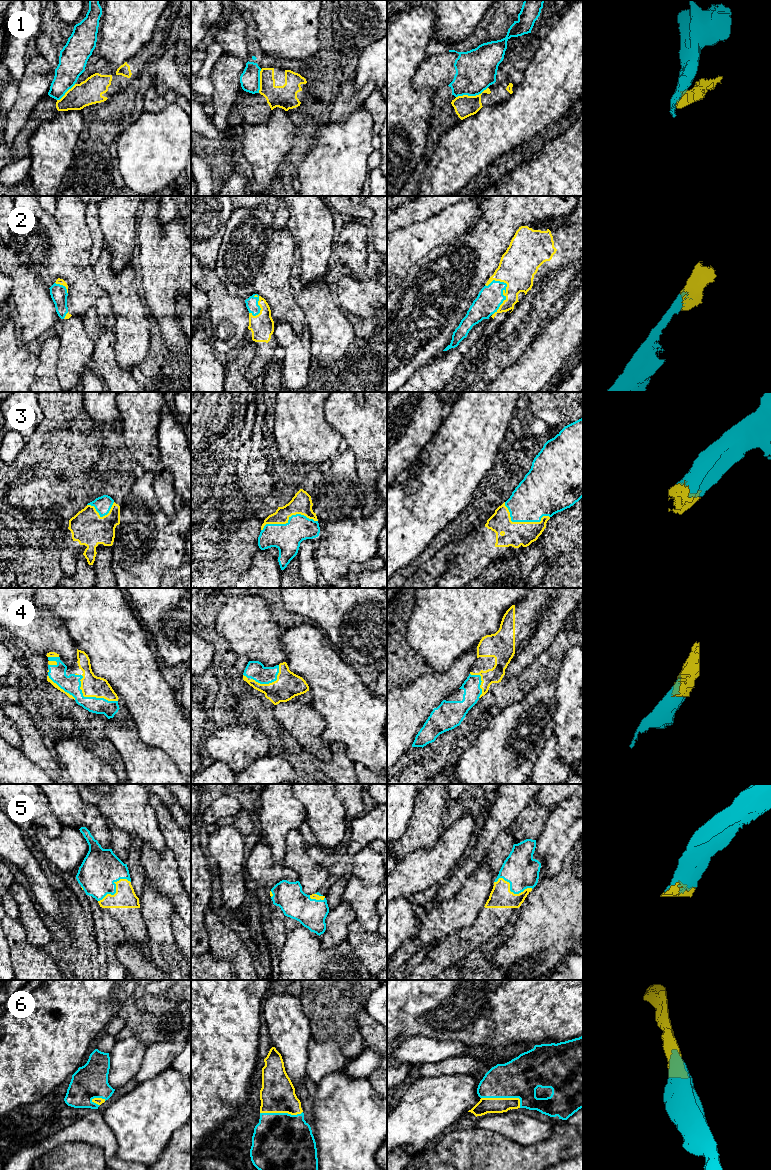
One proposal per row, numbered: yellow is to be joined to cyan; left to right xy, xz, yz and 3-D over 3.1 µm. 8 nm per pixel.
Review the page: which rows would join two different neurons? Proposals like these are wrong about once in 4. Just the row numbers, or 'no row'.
1

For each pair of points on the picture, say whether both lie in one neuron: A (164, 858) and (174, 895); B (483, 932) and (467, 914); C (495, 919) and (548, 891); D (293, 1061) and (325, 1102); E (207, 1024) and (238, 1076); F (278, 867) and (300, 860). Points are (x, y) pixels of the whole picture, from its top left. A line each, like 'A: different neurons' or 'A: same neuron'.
A: same neuron
B: different neurons
C: different neurons
D: different neurons
E: same neuron
F: different neurons

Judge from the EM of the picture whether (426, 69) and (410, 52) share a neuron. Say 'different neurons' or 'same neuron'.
different neurons

